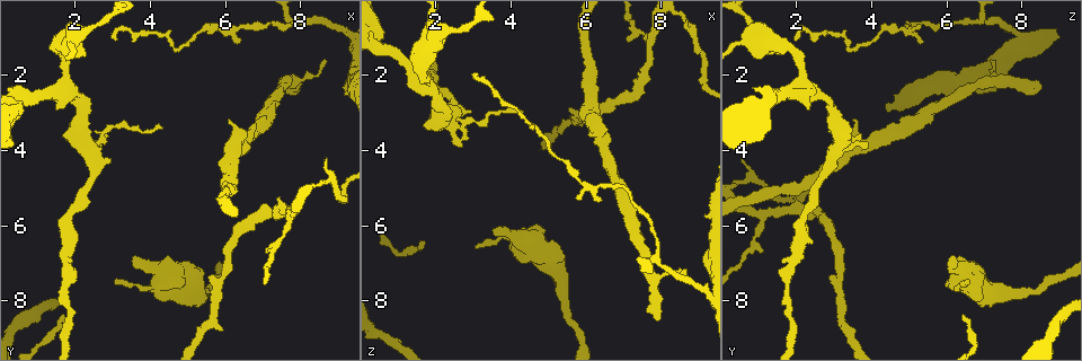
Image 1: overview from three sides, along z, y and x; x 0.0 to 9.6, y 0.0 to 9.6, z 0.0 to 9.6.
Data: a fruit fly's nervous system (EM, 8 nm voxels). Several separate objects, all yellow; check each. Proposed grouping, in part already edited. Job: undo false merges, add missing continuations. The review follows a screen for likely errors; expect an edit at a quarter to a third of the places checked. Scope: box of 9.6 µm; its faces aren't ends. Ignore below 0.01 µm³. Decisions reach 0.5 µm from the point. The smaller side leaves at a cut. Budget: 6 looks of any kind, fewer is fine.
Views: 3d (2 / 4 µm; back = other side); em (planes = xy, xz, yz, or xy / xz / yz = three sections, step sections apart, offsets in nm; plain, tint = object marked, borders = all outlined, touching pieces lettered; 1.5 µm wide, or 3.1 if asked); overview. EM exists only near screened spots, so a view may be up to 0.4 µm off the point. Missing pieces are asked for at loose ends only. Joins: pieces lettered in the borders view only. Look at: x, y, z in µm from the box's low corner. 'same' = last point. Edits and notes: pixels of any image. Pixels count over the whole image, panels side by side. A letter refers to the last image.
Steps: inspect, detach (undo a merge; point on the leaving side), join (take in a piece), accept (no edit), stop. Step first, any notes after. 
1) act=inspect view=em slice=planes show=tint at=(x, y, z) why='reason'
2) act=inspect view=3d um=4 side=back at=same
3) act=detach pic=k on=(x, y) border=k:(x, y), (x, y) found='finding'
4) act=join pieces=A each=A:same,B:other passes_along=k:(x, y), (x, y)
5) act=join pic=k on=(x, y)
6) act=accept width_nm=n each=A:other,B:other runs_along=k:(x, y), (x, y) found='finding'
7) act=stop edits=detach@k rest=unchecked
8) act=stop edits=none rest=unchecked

act=inspect view=3d um=2 side=back at=(3.05, 7.55, 6.65) why='tapers out'

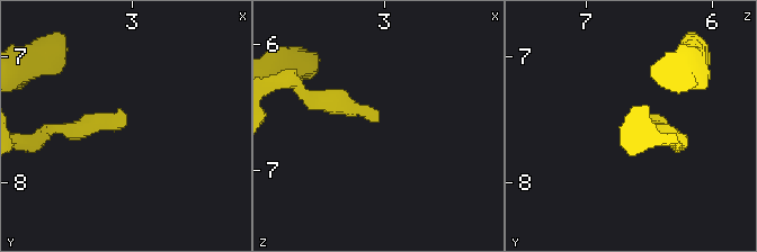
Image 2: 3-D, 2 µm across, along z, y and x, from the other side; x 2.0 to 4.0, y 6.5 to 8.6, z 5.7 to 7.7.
act=inspect view=em slice=planes show=borders at=(3.06, 7.56, 6.58)

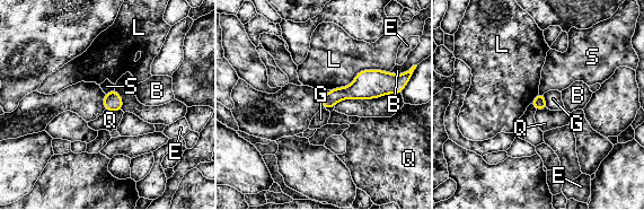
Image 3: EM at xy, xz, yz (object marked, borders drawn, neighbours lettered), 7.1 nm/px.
act=accept width_nm=90 each=B:other,E:other,G:other,L:other,Q:other,S:other border=3:(105, 108), (121, 111) found='no lettered piece goes on from it'

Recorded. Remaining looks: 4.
act=inspect view=3d um=4 side=back at=(7.95, 2.35, 8.55) why='branch stops here'

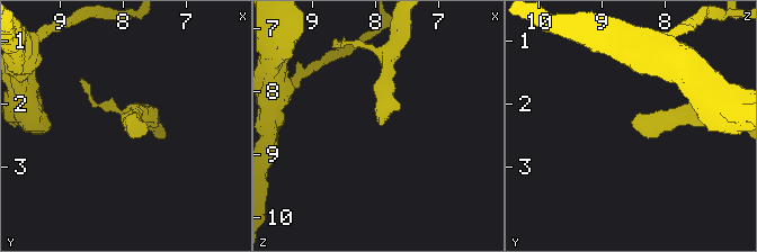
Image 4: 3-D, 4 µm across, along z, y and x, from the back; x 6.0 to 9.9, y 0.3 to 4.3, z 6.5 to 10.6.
act=inspect view=em um=3.1 slice=xy step=16 show=tint at=(7.95, 2.30, 8.50) why='need the tissue'

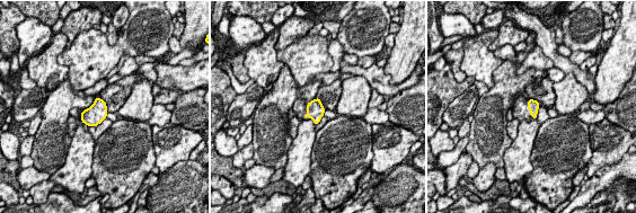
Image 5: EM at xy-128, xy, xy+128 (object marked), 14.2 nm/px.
act=inspect view=em um=3.1 slice=yz step=8 show=borders at=same

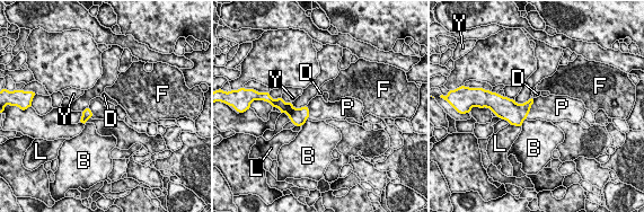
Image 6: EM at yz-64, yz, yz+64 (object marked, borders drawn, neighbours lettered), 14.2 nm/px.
act=join pieces=P longest_contact=P:340nm each=B:other,D:other,F:other,L:other,P:same,Y:other found='the neuron continues'

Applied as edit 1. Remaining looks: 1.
act=stop edits=join@6 rest=unchecked

